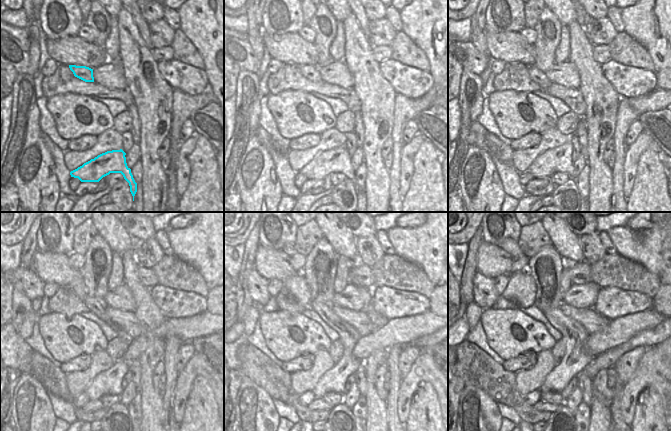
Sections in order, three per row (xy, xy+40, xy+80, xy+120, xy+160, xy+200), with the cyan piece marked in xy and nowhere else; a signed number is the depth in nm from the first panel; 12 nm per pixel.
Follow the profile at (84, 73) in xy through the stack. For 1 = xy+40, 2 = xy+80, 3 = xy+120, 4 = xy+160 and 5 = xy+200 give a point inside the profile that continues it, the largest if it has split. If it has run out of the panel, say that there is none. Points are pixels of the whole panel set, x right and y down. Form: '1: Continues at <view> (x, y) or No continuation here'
1: Continues at xy+40 (310, 72)
2: Continues at xy+80 (539, 77)
3: Continues at xy+120 (97, 306)
4: Continues at xy+160 (333, 381)
5: Continues at xy+200 (574, 336).

